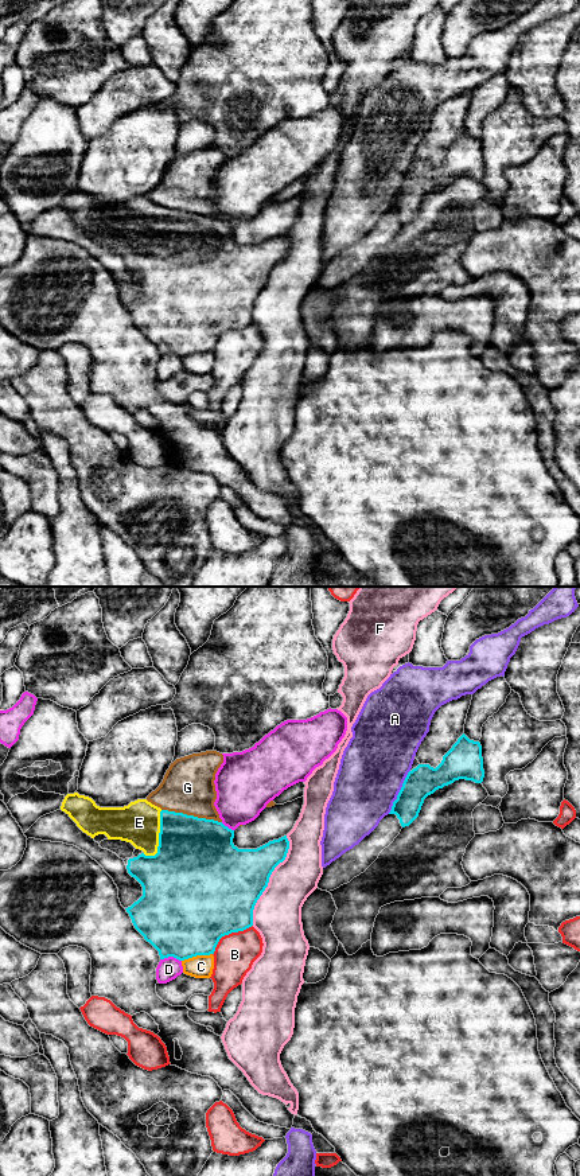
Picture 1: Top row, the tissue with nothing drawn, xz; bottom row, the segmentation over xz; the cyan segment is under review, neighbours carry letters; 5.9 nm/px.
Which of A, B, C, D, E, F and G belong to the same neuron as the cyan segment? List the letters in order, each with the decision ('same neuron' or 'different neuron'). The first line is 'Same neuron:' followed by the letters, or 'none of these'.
Same neuron: E
A: different neuron
B: different neuron
C: different neuron
D: different neuron
E: same neuron
F: different neuron
G: different neuron

